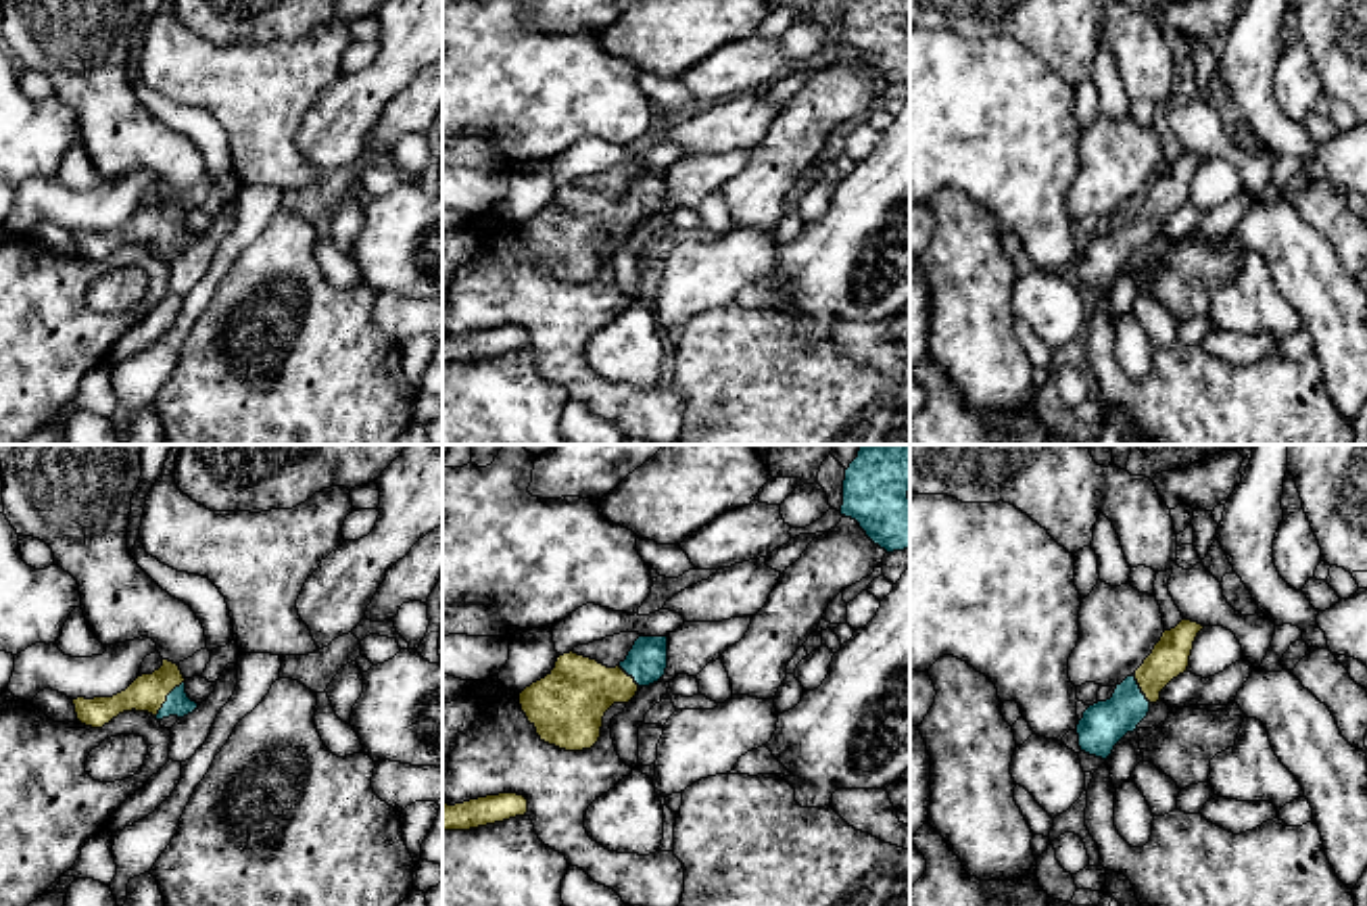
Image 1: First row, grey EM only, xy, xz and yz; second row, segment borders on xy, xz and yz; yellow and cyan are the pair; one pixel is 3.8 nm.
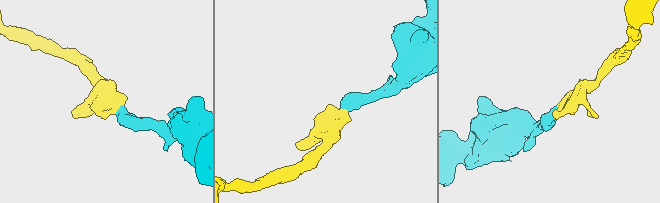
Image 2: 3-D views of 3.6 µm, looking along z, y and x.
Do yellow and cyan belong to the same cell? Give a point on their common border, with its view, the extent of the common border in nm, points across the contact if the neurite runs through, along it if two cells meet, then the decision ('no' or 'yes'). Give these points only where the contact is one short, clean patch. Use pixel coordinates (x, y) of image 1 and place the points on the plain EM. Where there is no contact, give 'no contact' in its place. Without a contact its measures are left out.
meets yellow in xy at (165, 232); contact 180 nm long; runs through xy (147, 226), (165, 232), (178, 236); yes

